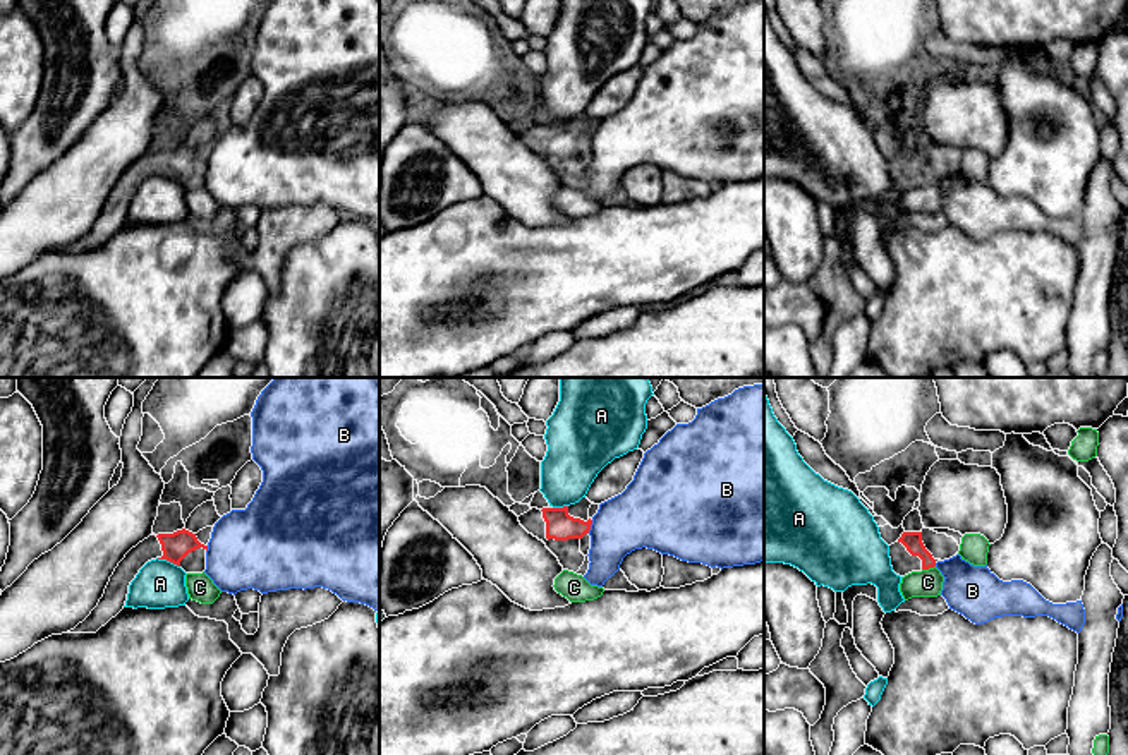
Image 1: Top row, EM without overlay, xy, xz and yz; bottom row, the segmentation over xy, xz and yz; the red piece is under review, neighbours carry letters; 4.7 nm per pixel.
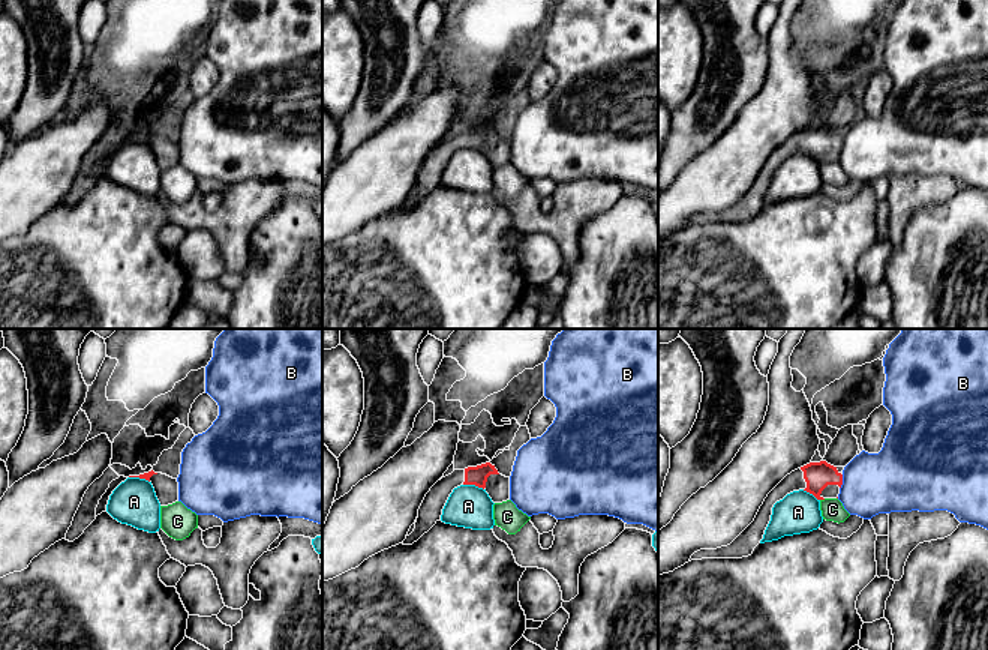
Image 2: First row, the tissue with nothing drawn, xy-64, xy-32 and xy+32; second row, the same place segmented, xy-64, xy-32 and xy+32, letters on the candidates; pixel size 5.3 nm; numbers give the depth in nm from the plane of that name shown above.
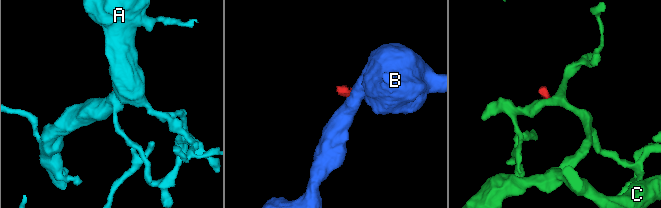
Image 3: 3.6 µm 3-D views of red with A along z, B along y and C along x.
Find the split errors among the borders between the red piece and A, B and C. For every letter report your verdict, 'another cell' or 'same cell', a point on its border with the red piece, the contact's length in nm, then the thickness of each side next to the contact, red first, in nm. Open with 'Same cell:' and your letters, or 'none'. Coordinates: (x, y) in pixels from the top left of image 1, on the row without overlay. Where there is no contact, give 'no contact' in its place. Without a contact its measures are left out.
Same cell: none
A: another cell | xy (169, 175) | 120 nm | 130/220 nm
B: another cell | xz (589, 143) | 70 nm | 140/280 nm
C: another cell | yz (927, 184) | 70 nm | 90/130 nm

